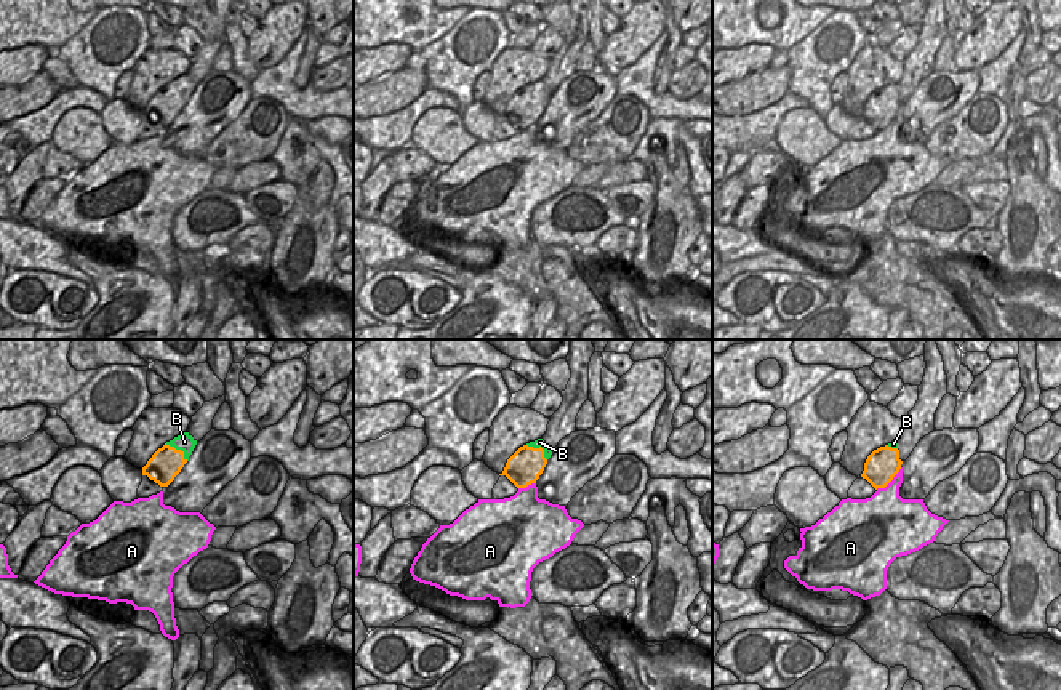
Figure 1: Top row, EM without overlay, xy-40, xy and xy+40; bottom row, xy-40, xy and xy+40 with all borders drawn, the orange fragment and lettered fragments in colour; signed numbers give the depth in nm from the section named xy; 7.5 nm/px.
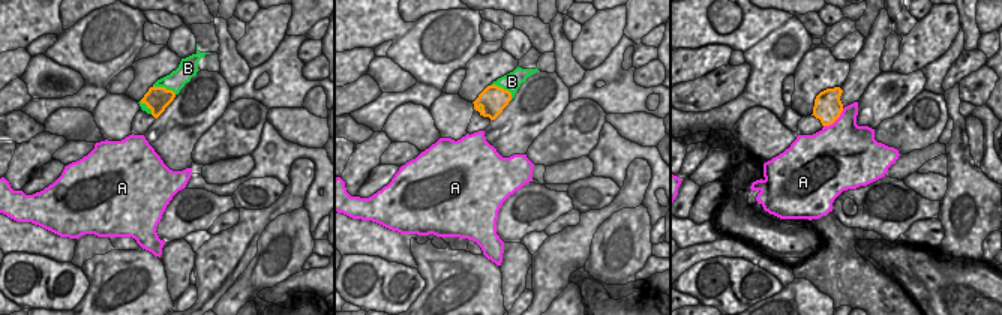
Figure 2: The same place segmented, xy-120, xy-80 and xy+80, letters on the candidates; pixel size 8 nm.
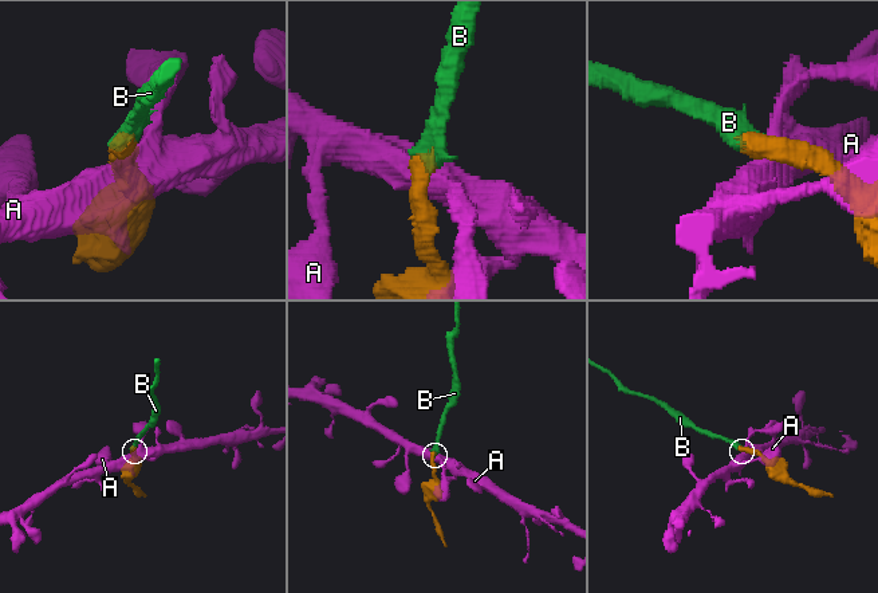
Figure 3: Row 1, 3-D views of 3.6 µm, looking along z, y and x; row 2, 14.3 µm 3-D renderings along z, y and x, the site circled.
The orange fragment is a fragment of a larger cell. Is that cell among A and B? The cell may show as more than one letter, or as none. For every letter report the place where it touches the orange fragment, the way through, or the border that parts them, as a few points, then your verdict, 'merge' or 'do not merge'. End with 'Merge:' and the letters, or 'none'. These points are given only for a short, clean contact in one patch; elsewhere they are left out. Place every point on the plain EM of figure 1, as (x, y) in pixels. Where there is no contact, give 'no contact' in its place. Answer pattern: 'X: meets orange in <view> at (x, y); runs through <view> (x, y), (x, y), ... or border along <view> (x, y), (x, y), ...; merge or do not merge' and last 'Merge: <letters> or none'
A: meets orange in xy+40 at (888, 124); border along xy+40 (901, 109), (884, 128), (876, 130); do not merge
B: meets orange in xy-40 at (178, 92); merge
Merge: B

